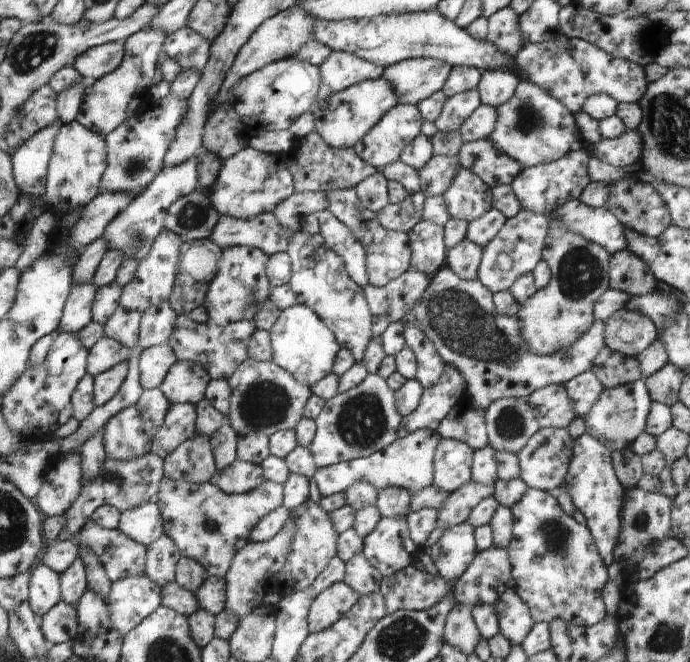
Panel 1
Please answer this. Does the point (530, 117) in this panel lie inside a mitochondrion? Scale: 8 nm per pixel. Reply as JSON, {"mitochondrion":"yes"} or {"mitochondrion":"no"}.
{"mitochondrion":"yes"}

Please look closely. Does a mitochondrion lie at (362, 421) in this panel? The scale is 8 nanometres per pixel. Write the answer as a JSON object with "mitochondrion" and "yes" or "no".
{"mitochondrion":"yes"}

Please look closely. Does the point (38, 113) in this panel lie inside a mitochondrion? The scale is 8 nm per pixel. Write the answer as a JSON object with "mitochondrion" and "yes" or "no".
{"mitochondrion":"no"}

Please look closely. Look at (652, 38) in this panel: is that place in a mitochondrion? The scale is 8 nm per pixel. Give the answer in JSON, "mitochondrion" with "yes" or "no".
{"mitochondrion":"yes"}

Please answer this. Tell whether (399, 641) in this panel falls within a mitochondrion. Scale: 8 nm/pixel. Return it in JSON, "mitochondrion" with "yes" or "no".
{"mitochondrion":"yes"}

